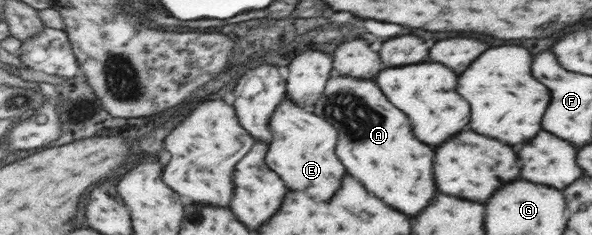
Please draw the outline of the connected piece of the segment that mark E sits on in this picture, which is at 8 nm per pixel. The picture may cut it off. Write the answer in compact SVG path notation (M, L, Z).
M291 99L285 103L285 107L281 107L281 115L277 115L277 123L273 123L273 127L277 127L277 143L271 141L268 145L269 167L273 167L273 171L281 171L281 179L285 179L293 191L305 191L307 195L313 195L313 199L329 201L345 177L345 167L335 155L335 127L325 119L305 111Z

